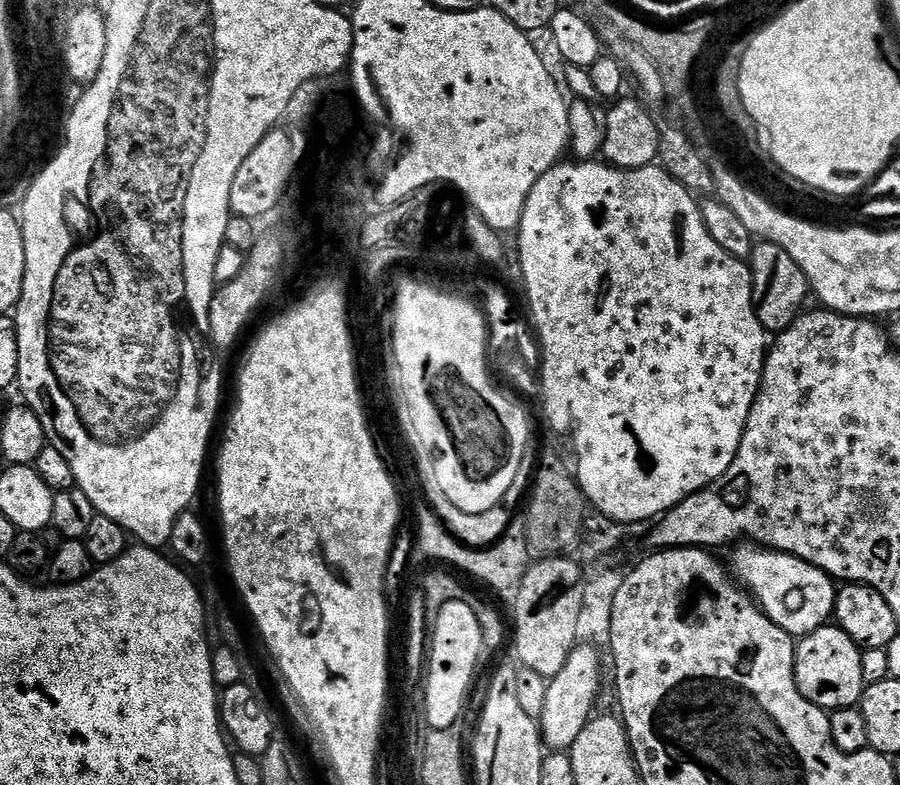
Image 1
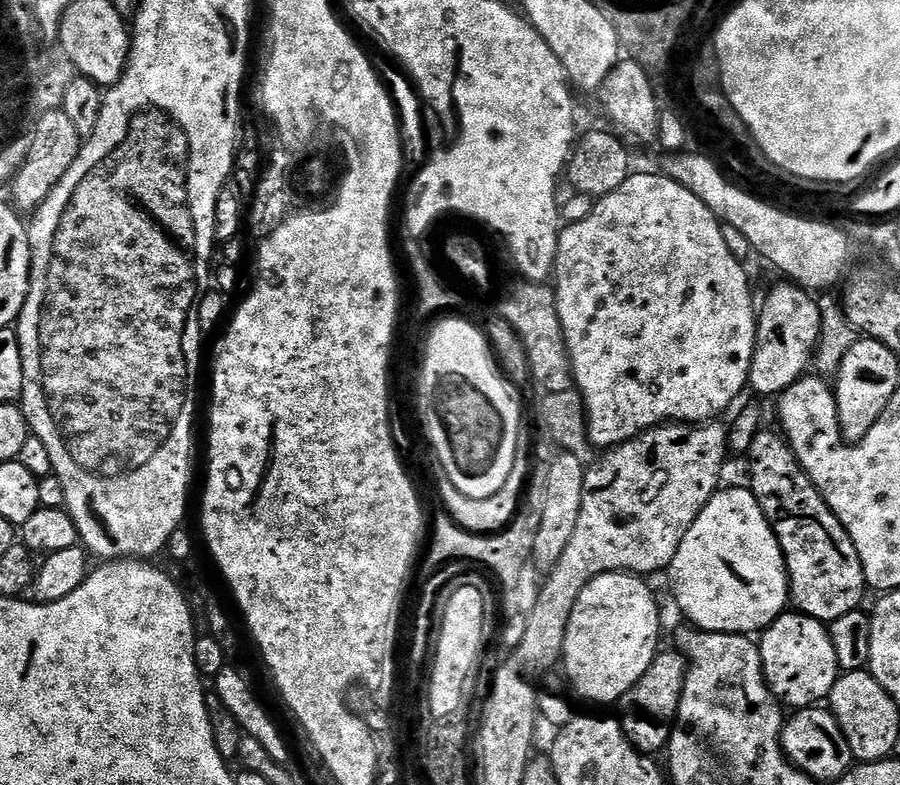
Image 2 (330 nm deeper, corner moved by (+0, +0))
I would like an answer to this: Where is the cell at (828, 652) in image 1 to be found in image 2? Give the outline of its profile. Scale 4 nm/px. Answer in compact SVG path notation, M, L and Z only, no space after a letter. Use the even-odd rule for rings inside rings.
M792 610L764 629L758 643L764 681L781 705L799 710L827 701L842 671L825 621L801 616L799 612Z

